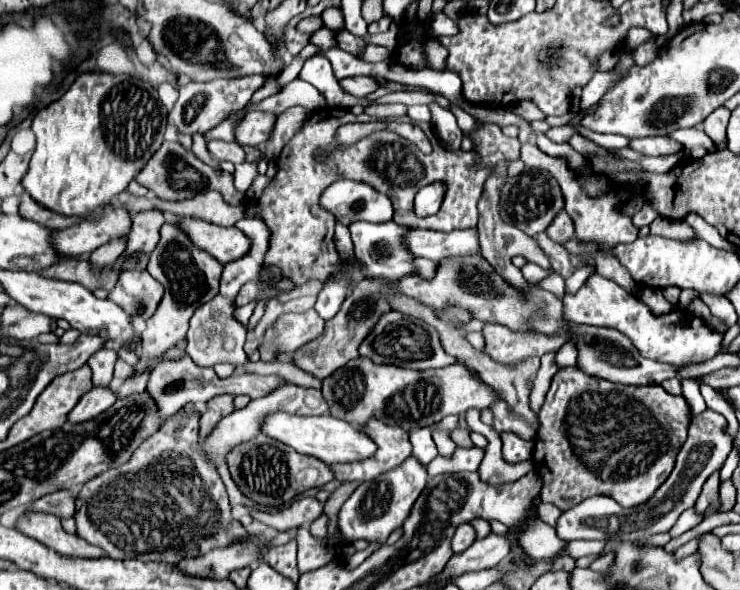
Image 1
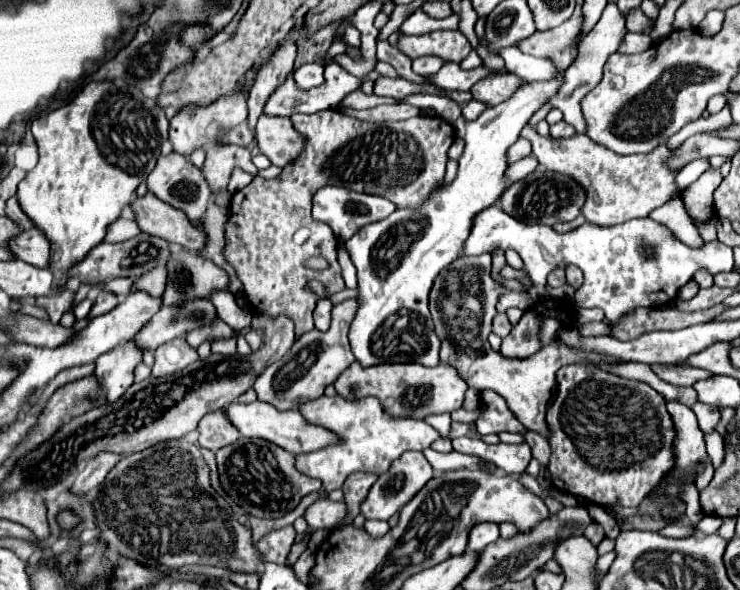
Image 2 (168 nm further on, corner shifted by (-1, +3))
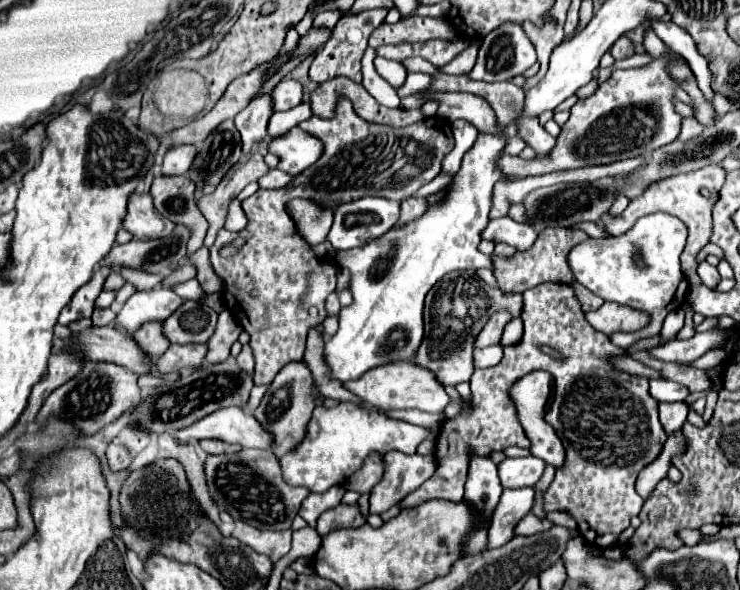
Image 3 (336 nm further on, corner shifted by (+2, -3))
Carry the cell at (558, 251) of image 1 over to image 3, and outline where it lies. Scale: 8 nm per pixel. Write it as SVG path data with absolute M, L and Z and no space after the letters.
M572 281L570 285L572 285L574 291L576 291L576 297L578 297L580 305L582 305L582 311L594 311L594 309L598 309L598 307L604 303L598 295L594 295L594 293L592 293L590 289L586 289L582 283Z

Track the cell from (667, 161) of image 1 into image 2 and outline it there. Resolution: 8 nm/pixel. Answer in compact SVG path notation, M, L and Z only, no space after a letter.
M613 3L607 5L605 11L603 11L603 15L601 15L601 19L599 19L599 23L597 23L597 25L593 27L593 31L581 41L581 45L579 45L579 55L577 55L575 63L573 63L573 65L567 69L567 73L565 73L565 85L563 85L563 87L559 89L559 93L549 101L551 105L555 105L557 109L563 111L565 121L567 121L569 125L573 125L579 134L585 134L587 128L584 117L581 117L581 105L579 105L579 103L581 103L581 99L601 81L601 77L603 77L603 65L605 65L605 61L609 59L609 55L617 51L617 47L619 47L619 43L621 43L625 31L627 31L625 19L623 19L623 15L619 13L619 9L617 9Z

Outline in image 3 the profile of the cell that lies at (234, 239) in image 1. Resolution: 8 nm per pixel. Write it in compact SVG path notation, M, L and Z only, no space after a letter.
M132 193L124 217L124 229L128 229L136 239L162 239L176 229L176 223L156 211L150 193Z

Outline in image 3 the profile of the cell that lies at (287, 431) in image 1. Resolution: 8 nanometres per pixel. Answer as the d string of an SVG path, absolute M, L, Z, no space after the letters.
M238 407L218 409L206 415L194 425L180 429L176 433L176 439L180 443L200 439L222 439L226 443L238 443L242 447L254 447L254 449L274 447L272 433L268 429L262 429L262 425L258 425L258 419L254 415L248 415Z

